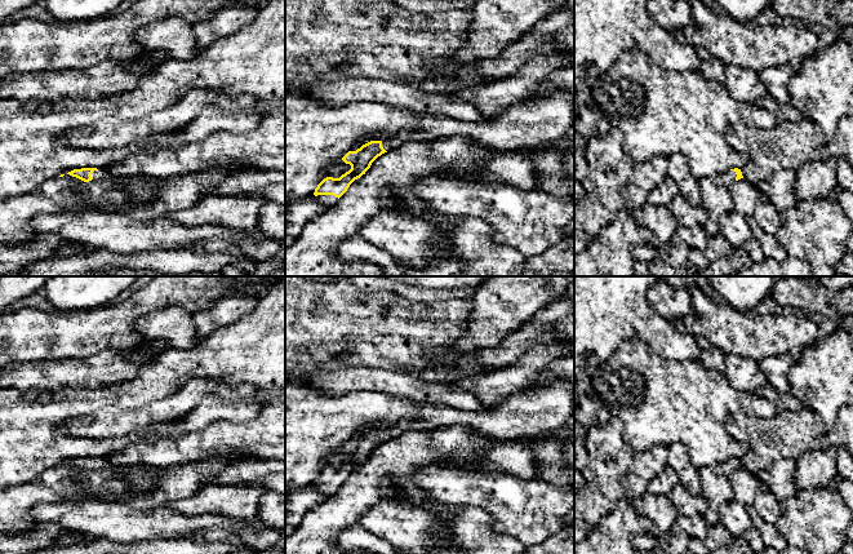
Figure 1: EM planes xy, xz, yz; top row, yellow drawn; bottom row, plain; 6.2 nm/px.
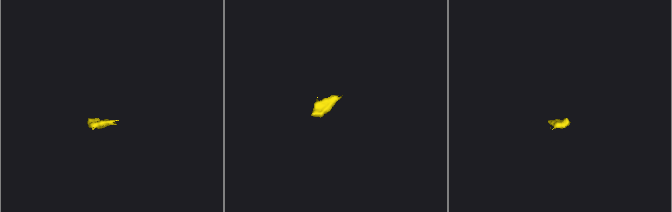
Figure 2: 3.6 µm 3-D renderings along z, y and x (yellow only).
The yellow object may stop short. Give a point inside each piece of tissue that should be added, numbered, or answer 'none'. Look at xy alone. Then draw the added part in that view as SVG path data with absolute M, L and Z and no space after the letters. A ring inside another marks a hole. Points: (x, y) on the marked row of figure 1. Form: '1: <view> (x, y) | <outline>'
1: xy (54, 189) | M66 173L63 177L57 177L43 183L40 191L53 201L58 203L61 207L63 207L63 194L66 191L80 190L83 183L84 181Z

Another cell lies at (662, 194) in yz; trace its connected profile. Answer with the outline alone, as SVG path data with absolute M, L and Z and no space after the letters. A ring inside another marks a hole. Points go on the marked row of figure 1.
M666 177L658 186L656 186L647 196L647 203L652 205L670 205L672 199L679 194L676 183Z

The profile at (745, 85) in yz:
M725 66L724 85L738 102L755 103L759 98L768 94L759 74L736 66Z

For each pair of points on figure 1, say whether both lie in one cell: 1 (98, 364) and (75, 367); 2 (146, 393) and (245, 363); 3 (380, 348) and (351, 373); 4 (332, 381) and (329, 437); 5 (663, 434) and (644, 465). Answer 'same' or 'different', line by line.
1: same
2: same
3: different
4: different
5: different

